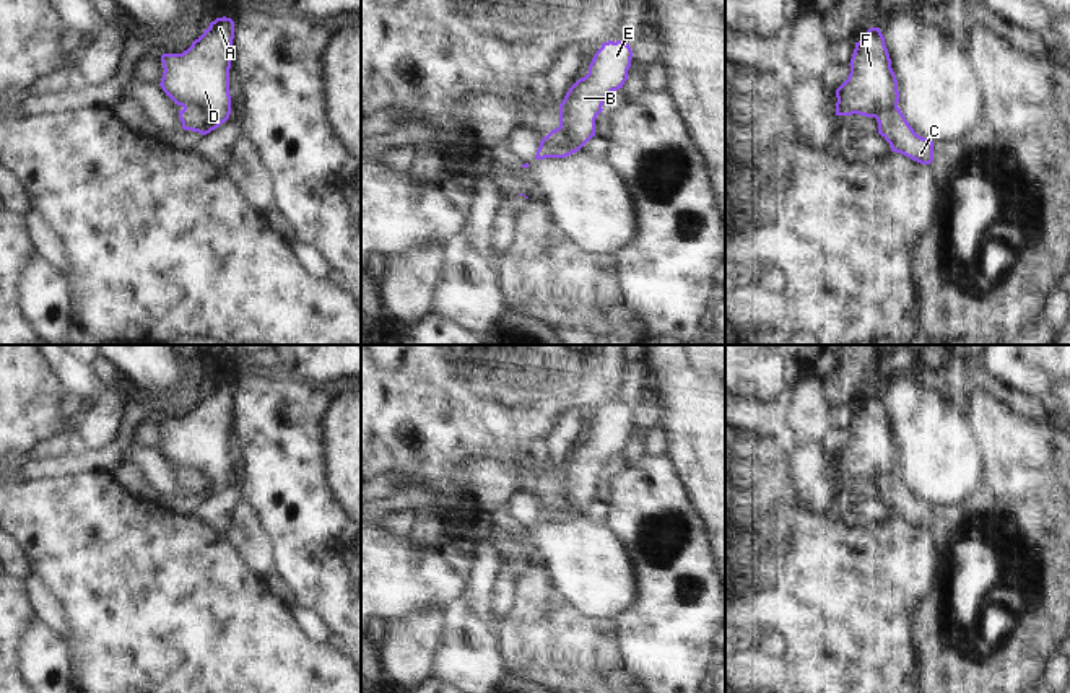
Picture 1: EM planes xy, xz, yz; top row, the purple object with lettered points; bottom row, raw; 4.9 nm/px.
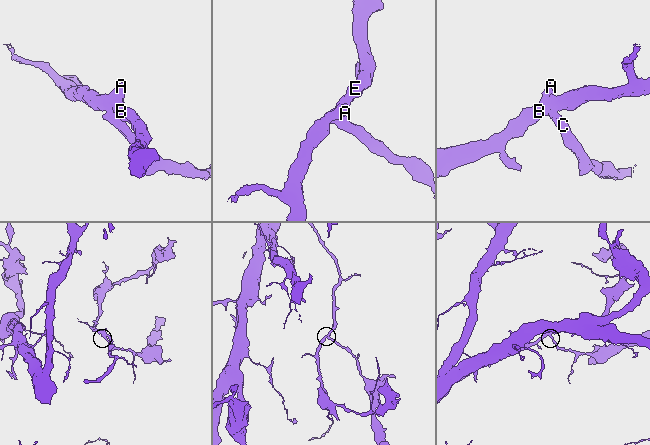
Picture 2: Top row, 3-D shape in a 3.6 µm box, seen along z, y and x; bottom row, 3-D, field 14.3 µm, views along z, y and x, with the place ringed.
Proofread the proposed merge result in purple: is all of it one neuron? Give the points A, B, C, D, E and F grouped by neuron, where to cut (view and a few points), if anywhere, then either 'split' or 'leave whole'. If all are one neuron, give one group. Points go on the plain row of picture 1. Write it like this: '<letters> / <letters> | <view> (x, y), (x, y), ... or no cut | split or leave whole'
A B D E F / C | xy (184, 470), (204, 474), (221, 487) | split

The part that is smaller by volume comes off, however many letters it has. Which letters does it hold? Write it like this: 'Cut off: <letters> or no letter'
Cut off: C

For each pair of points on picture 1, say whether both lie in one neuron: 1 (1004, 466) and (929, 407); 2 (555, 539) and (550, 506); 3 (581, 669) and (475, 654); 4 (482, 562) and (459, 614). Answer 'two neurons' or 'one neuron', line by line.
1: two neurons
2: two neurons
3: two neurons
4: two neurons

